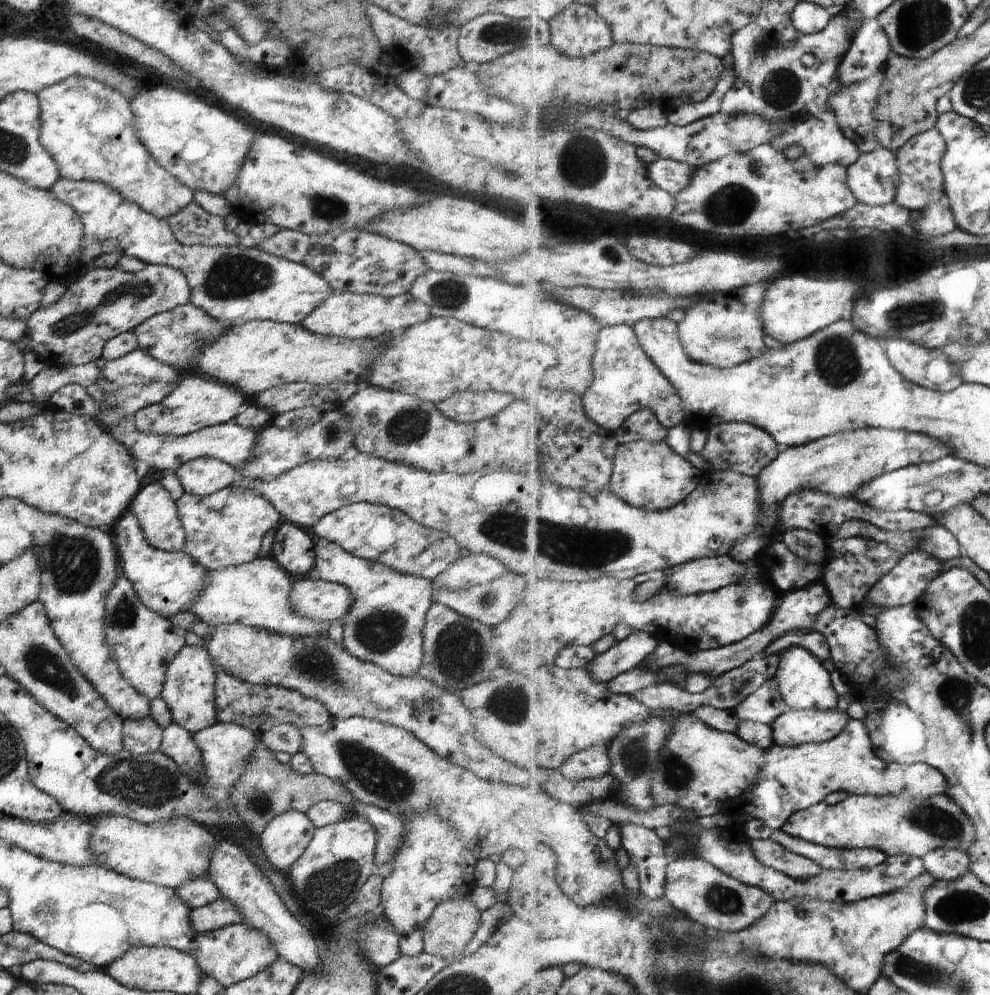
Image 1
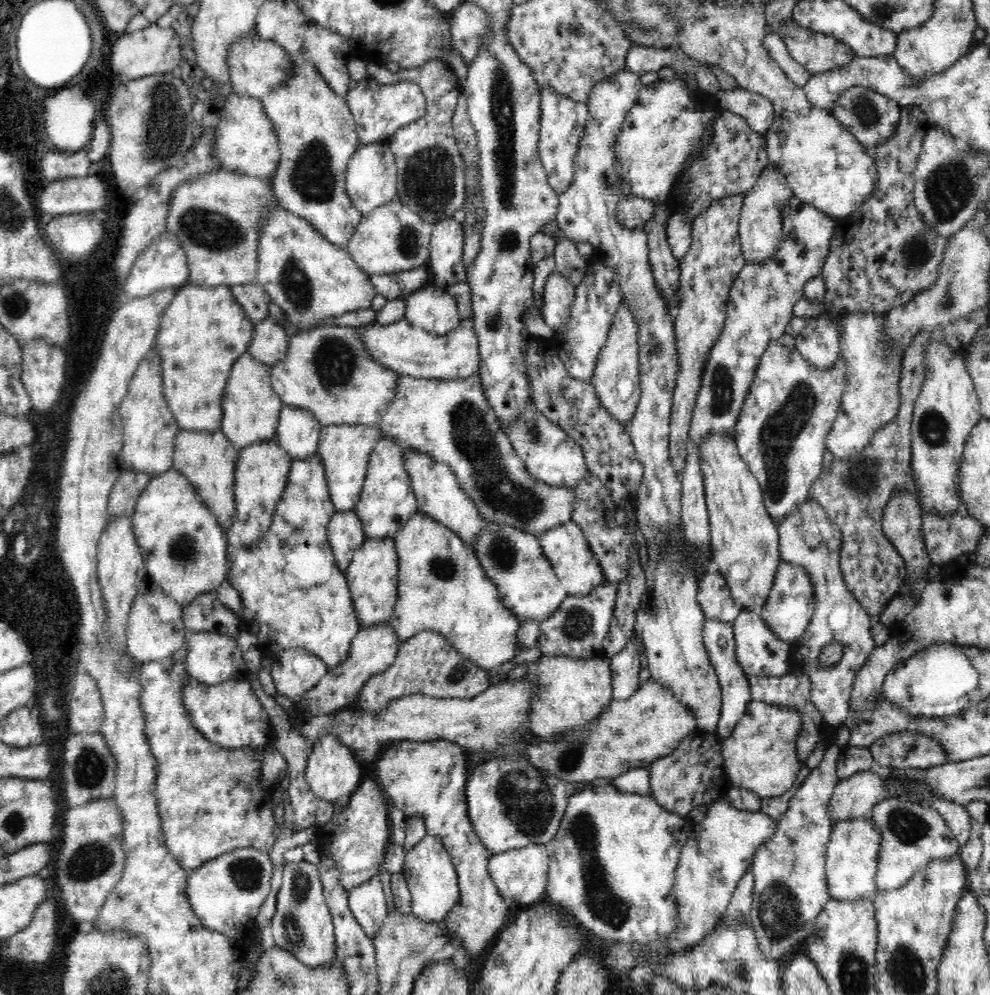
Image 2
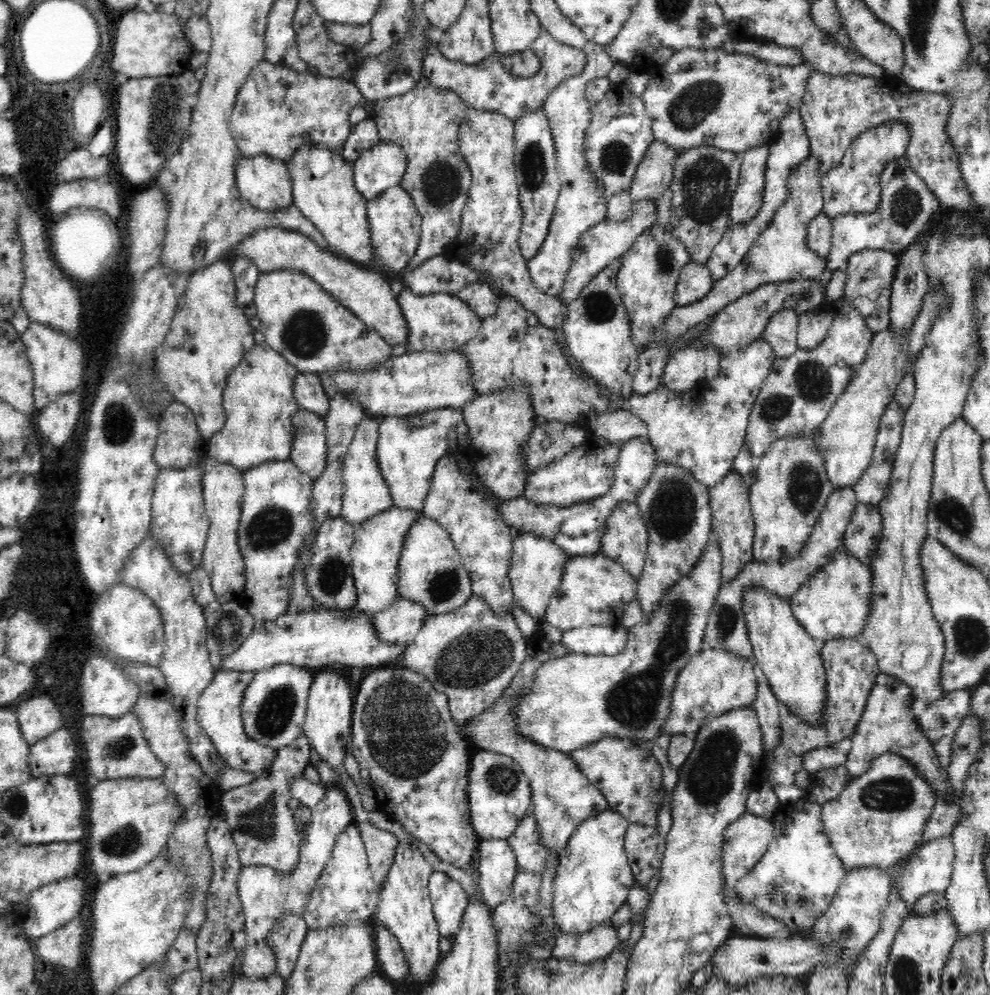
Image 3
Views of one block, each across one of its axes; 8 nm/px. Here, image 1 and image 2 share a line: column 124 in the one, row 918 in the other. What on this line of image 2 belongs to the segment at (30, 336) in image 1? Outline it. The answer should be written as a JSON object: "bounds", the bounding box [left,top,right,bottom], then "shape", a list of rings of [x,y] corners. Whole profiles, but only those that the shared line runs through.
{"bounds":[271,859,338,966],"shape":[[[304,859],[285,862],[279,874],[280,890],[276,894],[276,913],[271,930],[275,945],[290,951],[300,962],[309,966],[326,964],[338,957],[334,926],[329,906],[323,893],[319,866]]]}

